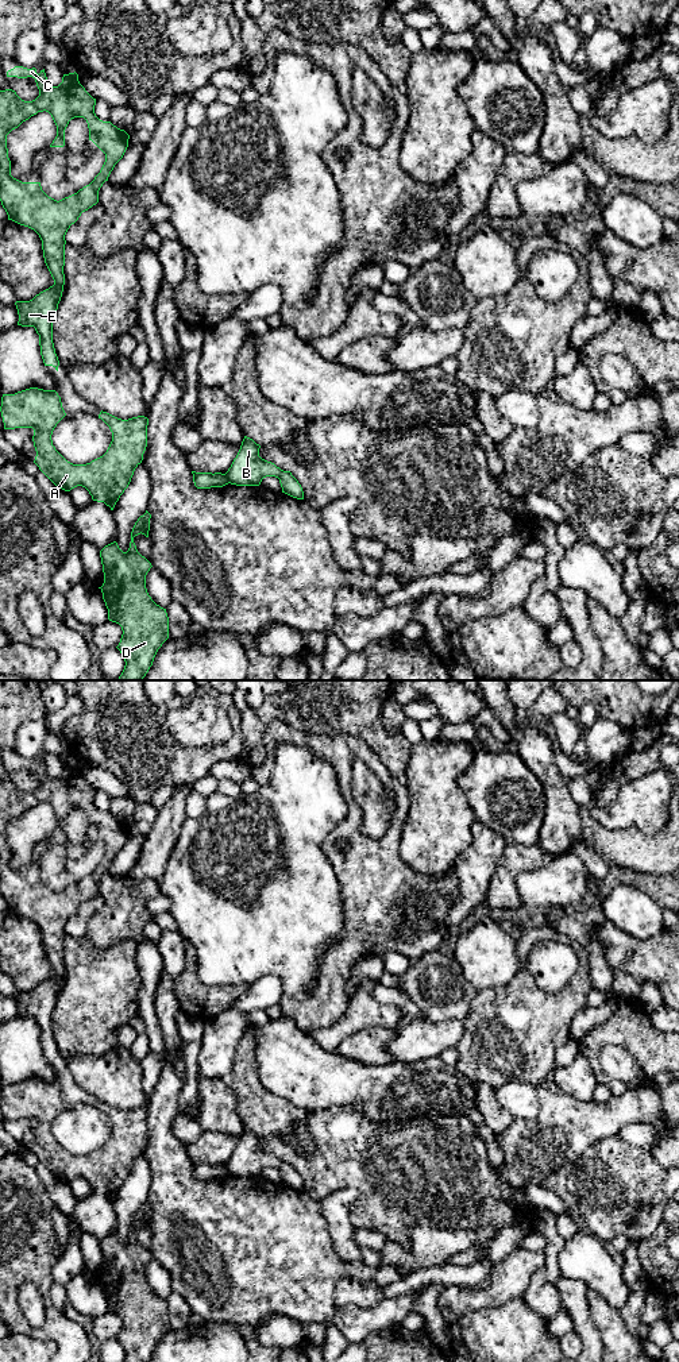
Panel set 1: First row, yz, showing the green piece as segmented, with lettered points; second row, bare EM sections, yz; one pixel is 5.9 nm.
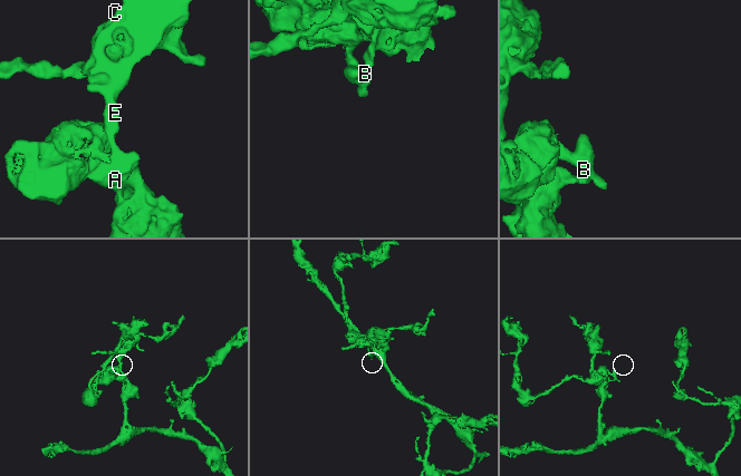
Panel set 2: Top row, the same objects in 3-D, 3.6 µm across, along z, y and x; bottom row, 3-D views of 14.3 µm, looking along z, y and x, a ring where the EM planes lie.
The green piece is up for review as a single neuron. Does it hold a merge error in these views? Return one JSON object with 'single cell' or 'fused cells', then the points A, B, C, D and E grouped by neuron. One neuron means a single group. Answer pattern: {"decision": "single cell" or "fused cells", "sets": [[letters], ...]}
{"decision": "fused cells", "sets": [["A", "C", "D", "E"], ["B"]]}

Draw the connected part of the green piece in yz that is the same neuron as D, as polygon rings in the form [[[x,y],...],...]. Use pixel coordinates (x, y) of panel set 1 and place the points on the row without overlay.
[[[147,1201],[138,1209],[127,1243],[116,1232],[100,1242],[104,1274],[99,1280],[108,1300],[108,1311],[123,1322],[116,1338],[126,1353],[123,1362],[148,1362],[158,1340],[169,1330],[166,1300],[157,1296],[146,1280],[146,1266],[153,1257],[134,1234],[140,1224],[148,1228],[150,1209]]]

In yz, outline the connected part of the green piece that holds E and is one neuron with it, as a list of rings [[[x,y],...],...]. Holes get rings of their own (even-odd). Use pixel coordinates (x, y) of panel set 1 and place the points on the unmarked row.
[[[15,757],[7,768],[32,768],[39,787],[32,792],[22,791],[15,782],[0,782],[0,892],[12,911],[34,921],[40,931],[45,954],[54,976],[30,992],[16,992],[18,1016],[34,1018],[39,1026],[40,1046],[45,1057],[58,1062],[59,1052],[53,1034],[53,1012],[65,976],[65,926],[82,903],[99,894],[99,881],[123,849],[130,826],[94,805],[93,790],[78,772],[78,765],[63,765],[58,778],[50,778],[45,760]],[[38,803],[49,803],[57,817],[57,827],[50,838],[65,837],[65,821],[74,809],[84,809],[92,832],[104,845],[105,853],[94,871],[77,884],[59,892],[49,888],[40,873],[22,873],[11,867],[7,826]]]

